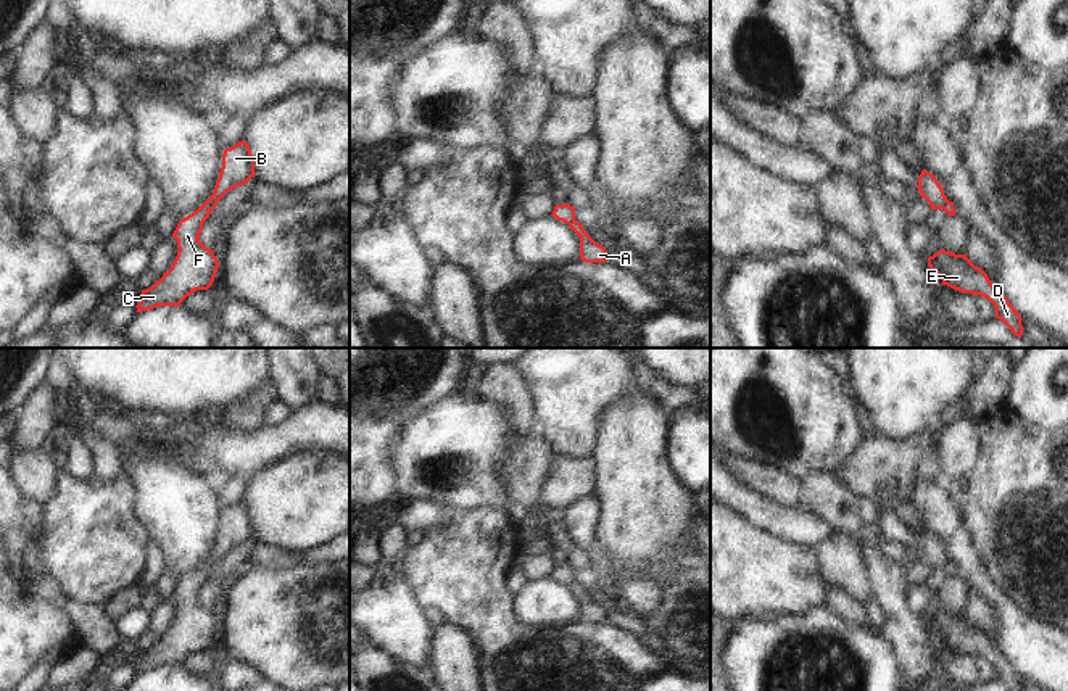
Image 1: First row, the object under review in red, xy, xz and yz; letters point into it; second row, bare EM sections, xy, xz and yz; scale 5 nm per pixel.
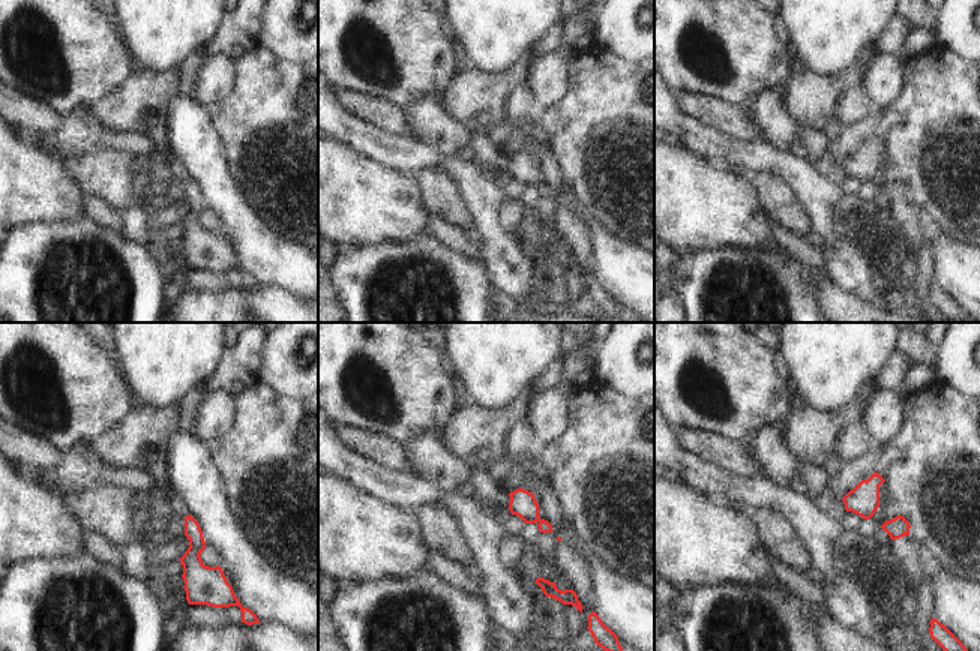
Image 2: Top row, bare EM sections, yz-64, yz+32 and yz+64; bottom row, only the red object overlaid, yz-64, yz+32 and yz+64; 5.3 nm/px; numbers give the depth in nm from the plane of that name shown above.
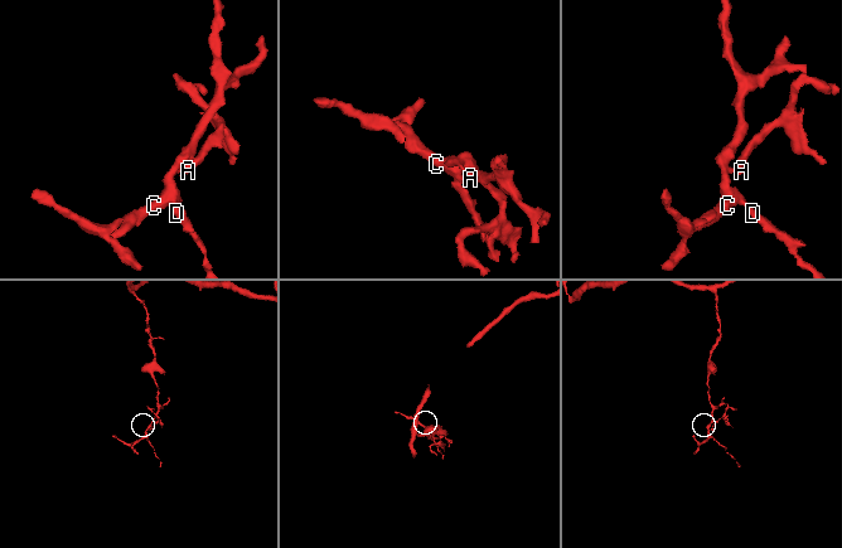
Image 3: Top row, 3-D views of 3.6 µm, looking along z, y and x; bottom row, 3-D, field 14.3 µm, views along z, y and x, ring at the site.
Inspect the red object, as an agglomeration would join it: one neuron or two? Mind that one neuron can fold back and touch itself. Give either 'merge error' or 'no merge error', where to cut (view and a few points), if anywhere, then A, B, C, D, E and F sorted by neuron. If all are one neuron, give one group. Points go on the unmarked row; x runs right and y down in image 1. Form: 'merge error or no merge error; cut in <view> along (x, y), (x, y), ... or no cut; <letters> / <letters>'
merge error; cut in xz along (574, 580), (569, 585); A / B C D E F

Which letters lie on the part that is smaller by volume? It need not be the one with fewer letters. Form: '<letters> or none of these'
A

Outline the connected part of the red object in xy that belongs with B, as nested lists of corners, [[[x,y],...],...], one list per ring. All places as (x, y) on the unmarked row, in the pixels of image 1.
[[[242,501],[226,509],[213,556],[197,572],[179,581],[172,594],[177,601],[177,617],[158,643],[142,651],[137,673],[158,667],[180,667],[193,652],[208,651],[213,646],[219,623],[213,610],[198,599],[203,583],[209,578],[213,565],[232,549],[248,544],[251,538],[255,538],[255,520],[250,506]]]

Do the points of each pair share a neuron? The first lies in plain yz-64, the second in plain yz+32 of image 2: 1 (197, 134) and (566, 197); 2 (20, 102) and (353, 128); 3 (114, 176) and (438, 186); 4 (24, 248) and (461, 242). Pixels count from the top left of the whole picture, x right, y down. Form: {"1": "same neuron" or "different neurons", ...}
{"1": "same neuron", "2": "different neurons", "3": "same neuron", "4": "different neurons"}

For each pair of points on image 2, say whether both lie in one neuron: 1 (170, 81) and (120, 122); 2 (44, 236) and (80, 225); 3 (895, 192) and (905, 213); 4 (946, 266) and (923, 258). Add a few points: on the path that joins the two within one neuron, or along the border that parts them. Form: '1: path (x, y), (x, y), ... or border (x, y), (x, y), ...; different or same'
1: path (158, 87), (132, 110); same
2: path (53, 236), (71, 234); same
3: path (899, 197), (902, 209); same
4: border (925, 227), (934, 281); different

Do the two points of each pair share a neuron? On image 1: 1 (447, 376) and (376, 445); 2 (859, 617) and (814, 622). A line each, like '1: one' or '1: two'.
1: one
2: two

